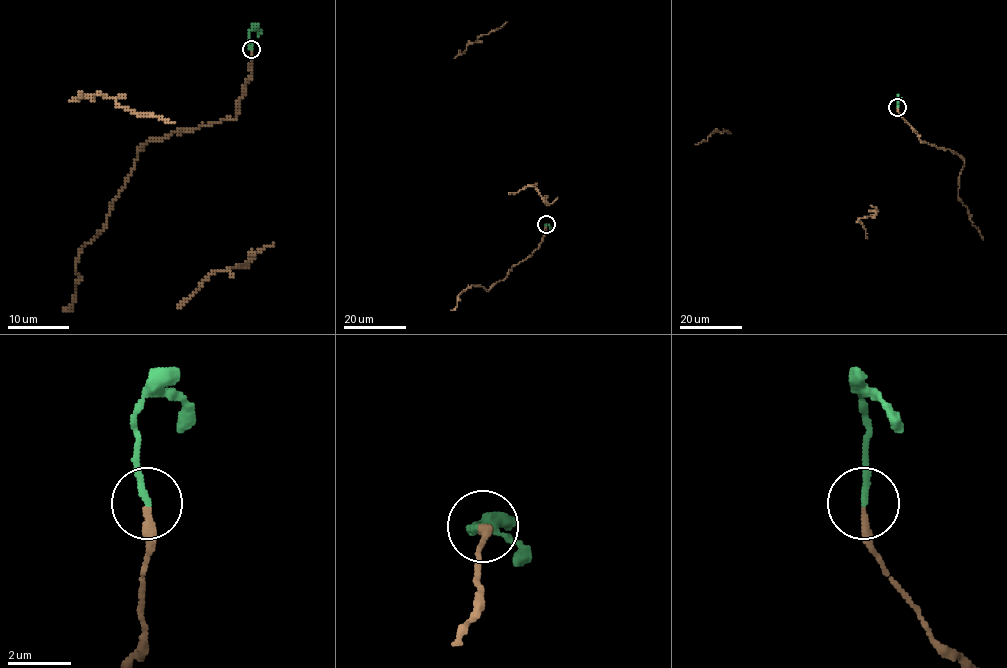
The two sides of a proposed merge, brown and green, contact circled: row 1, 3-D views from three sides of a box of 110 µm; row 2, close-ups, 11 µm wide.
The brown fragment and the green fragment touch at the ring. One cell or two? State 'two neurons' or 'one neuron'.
one neuron

